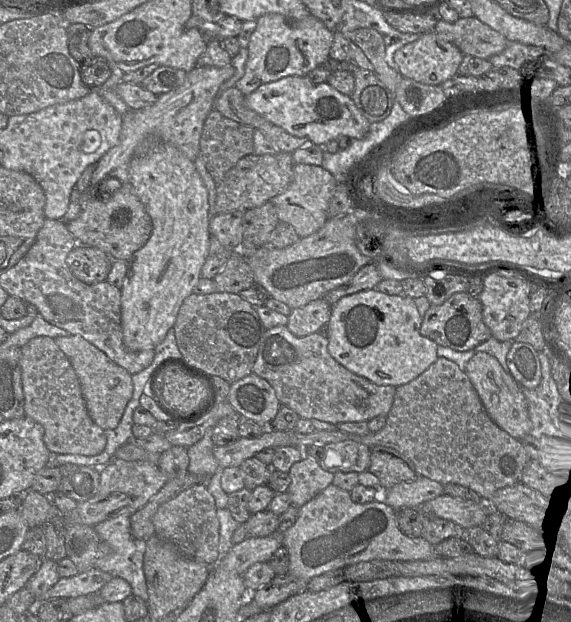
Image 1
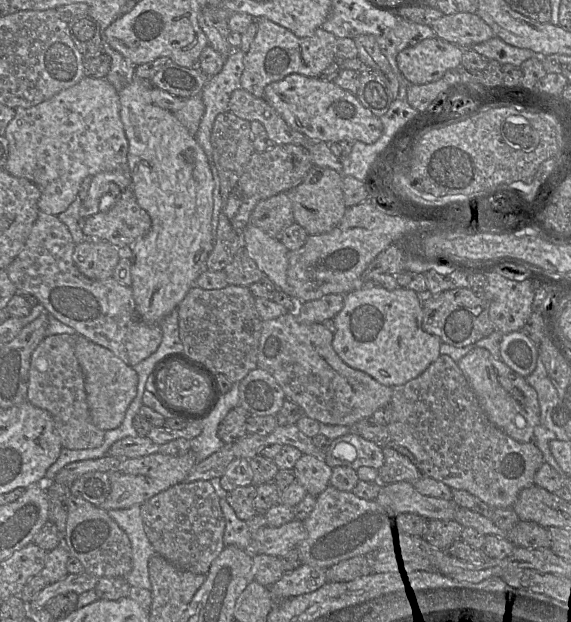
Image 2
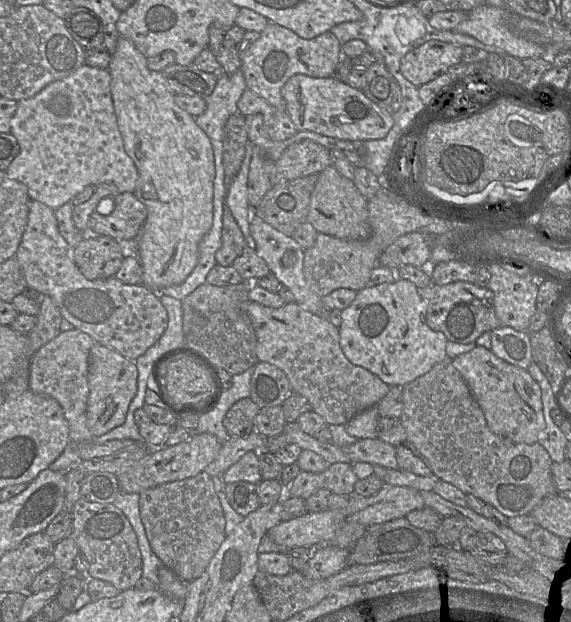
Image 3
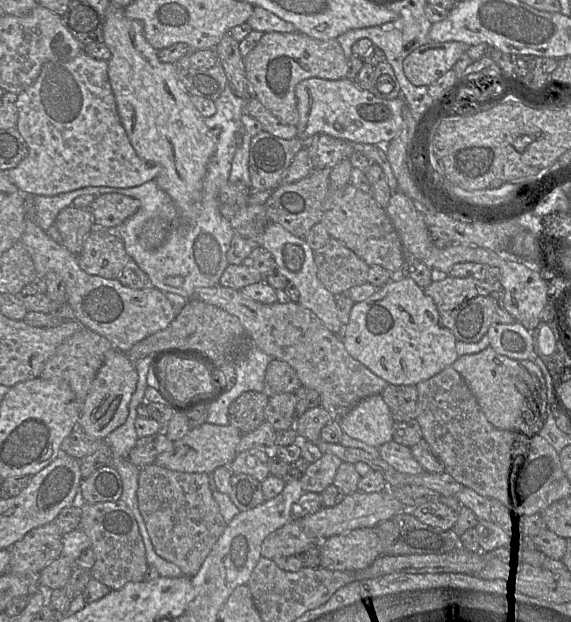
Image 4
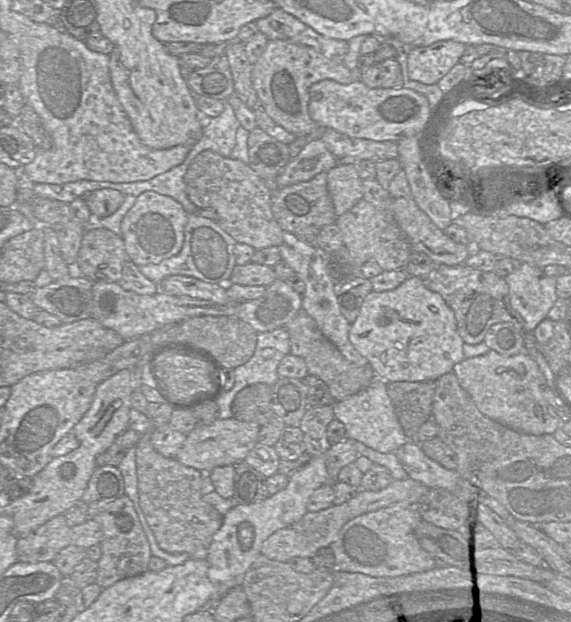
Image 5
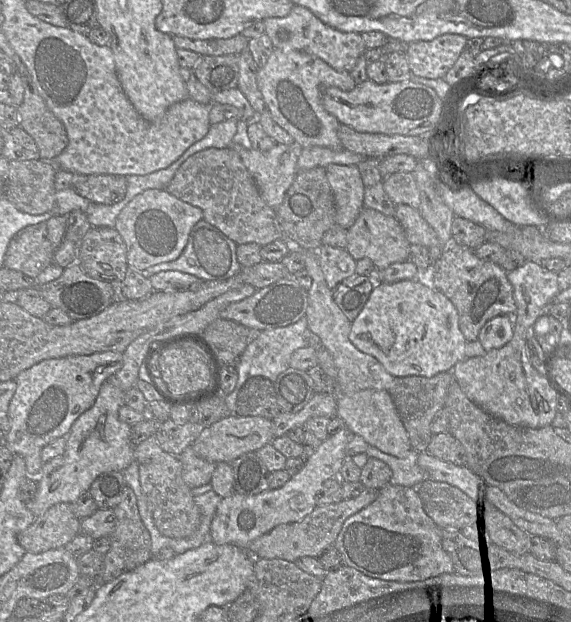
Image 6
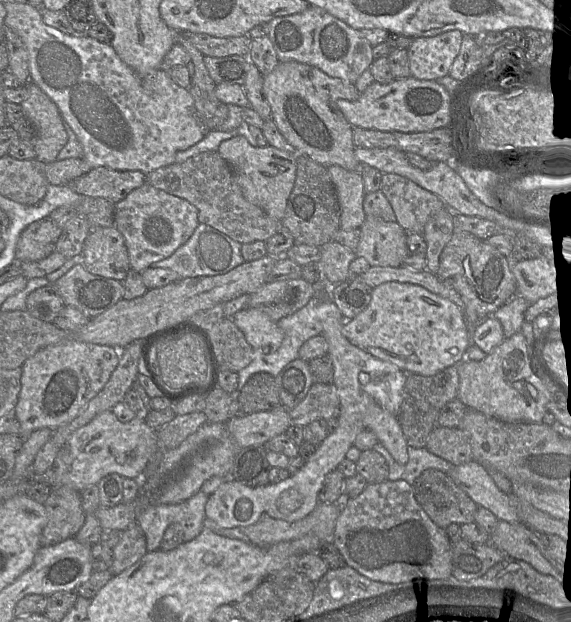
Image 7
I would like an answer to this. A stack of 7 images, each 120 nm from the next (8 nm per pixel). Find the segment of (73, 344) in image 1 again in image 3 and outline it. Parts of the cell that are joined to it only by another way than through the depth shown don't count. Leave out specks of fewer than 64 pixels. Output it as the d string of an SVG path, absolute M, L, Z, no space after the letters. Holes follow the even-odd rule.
M96 344L89 354L89 397L87 402L87 426L94 437L108 433L126 420L129 405L137 393L138 370L131 361L116 350Z

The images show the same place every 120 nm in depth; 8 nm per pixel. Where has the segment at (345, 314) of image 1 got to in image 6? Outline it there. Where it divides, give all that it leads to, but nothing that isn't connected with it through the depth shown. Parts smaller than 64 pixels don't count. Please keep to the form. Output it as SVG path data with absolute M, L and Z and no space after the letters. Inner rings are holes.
M424 277L394 283L376 282L362 311L351 322L349 338L357 349L376 358L394 377L431 378L441 372L451 372L466 357L466 340L459 328L456 307Z

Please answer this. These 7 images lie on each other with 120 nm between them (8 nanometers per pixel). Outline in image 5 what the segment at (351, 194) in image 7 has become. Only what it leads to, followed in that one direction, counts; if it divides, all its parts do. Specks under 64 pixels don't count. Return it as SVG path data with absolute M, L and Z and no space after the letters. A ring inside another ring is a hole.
M354 164L337 165L327 171L327 187L337 217L363 198L362 179Z

